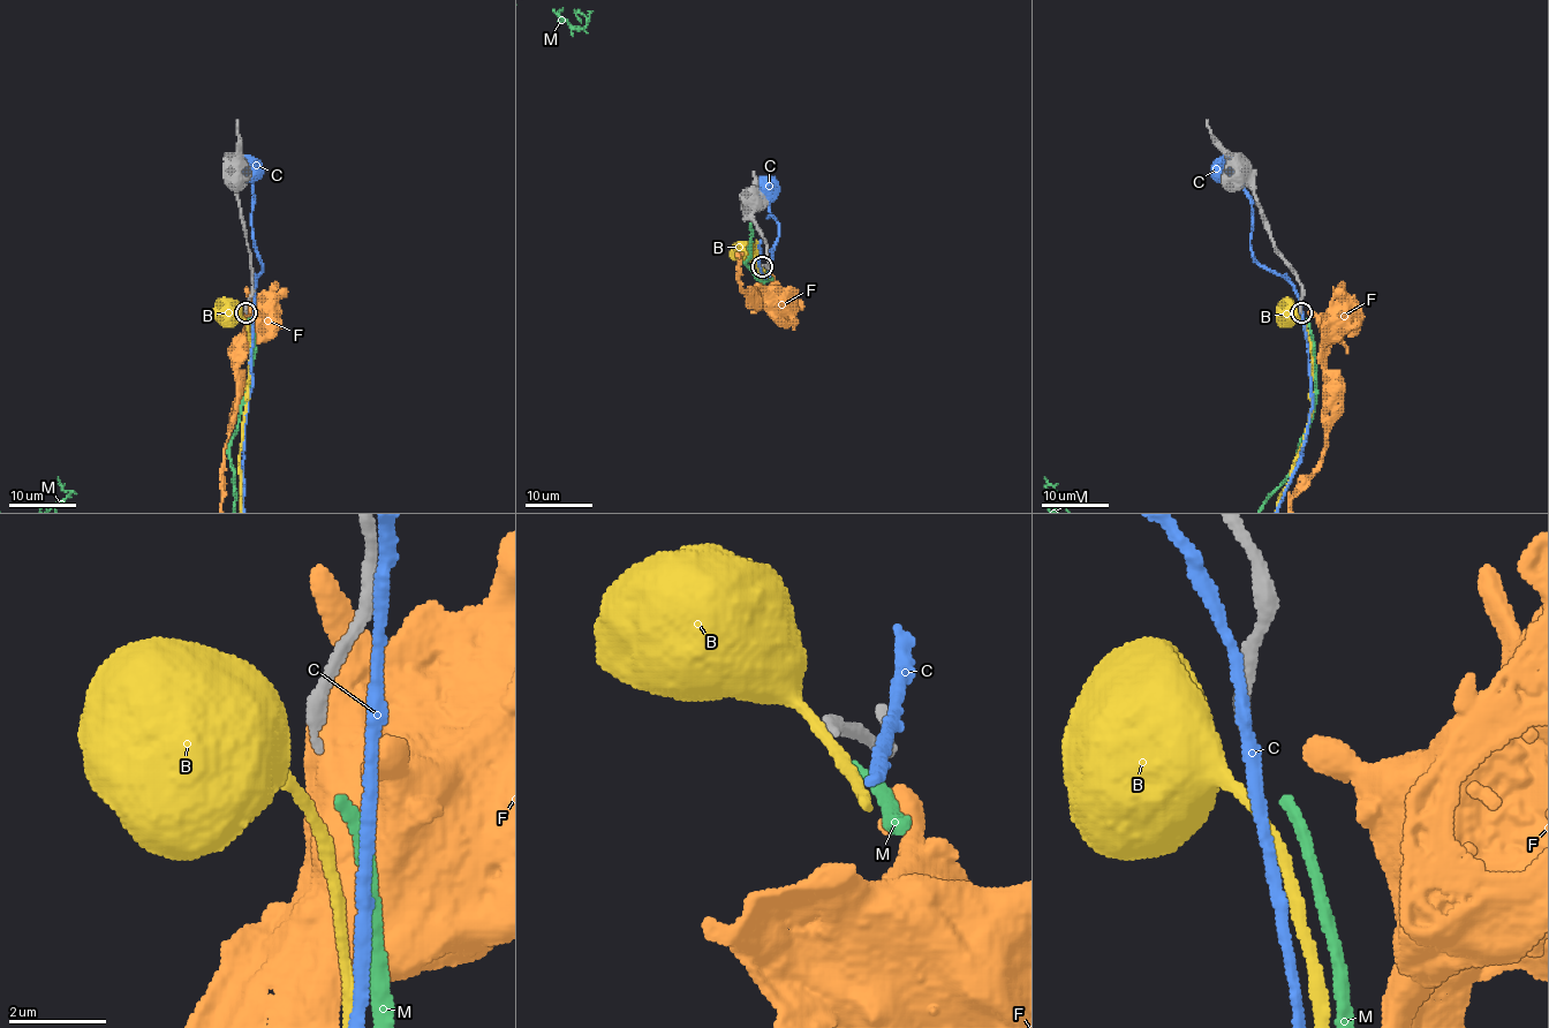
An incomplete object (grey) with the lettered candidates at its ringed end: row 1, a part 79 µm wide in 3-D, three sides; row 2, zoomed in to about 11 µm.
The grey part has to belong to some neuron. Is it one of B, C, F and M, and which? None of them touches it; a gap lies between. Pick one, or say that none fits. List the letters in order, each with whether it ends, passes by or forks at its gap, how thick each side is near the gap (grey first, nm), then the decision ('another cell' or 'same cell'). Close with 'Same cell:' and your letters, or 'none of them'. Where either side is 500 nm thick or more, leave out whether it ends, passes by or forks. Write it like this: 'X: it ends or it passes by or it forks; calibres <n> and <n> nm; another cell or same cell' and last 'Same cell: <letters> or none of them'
B: it passes by; calibres 200 and 280 nm; another cell
C: it passes by; calibres 200 and 280 nm; another cell
F: calibres 200 and 600 nm; another cell
M: it ends; calibres 200 and 220 nm; same cell
Same cell: M

